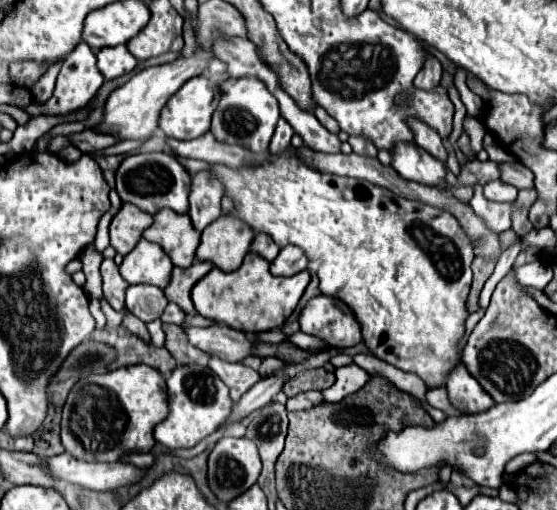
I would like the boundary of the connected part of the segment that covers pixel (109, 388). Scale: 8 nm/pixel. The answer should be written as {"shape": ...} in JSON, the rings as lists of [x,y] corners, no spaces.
{"shape":[[[131,365],[101,375],[91,373],[79,379],[67,395],[61,419],[61,445],[69,455],[73,455],[75,459],[85,459],[87,463],[111,463],[119,461],[129,453],[149,453],[155,445],[153,427],[161,423],[167,417],[167,413],[167,387],[165,379],[157,369],[147,365]]]}

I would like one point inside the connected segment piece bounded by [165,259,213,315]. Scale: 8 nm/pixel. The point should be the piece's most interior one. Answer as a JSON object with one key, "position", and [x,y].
{"position":[182,280]}

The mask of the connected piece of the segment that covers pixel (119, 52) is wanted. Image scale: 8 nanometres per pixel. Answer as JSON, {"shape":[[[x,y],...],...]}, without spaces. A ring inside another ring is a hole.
{"shape":[[[115,45],[115,47],[105,47],[97,53],[97,67],[101,75],[107,81],[113,81],[121,75],[127,75],[135,69],[137,59],[129,53],[125,45]]]}

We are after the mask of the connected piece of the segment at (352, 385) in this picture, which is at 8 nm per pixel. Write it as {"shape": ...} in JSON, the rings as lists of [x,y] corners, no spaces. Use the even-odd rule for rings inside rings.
{"shape":[[[355,363],[353,365],[347,365],[347,367],[339,367],[335,371],[335,377],[337,377],[337,381],[329,389],[321,391],[323,397],[325,397],[325,401],[329,401],[329,403],[341,401],[347,393],[359,391],[365,383],[369,383],[369,373],[365,373]]]}

